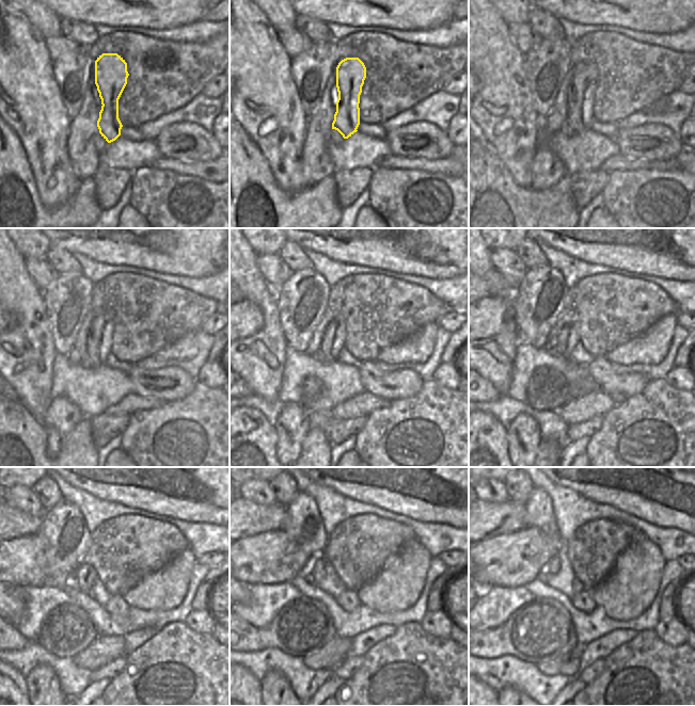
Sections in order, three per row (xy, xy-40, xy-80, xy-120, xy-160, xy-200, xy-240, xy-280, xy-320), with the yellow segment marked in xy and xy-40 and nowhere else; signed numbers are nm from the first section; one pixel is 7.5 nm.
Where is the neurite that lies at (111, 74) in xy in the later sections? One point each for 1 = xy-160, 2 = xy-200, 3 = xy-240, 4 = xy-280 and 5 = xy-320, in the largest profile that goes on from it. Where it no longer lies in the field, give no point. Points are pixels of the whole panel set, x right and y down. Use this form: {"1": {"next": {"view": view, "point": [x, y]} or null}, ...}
{"1": {"next": {"view": "xy-160", "point": [333, 340]}}, "2": {"next": {"view": "xy-200", "point": [567, 338]}}, "3": {"next": {"view": "xy-240", "point": [85, 575]}}, "4": {"next": {"view": "xy-280", "point": [316, 567]}}, "5": {"next": {"view": "xy-320", "point": [553, 565]}}}

